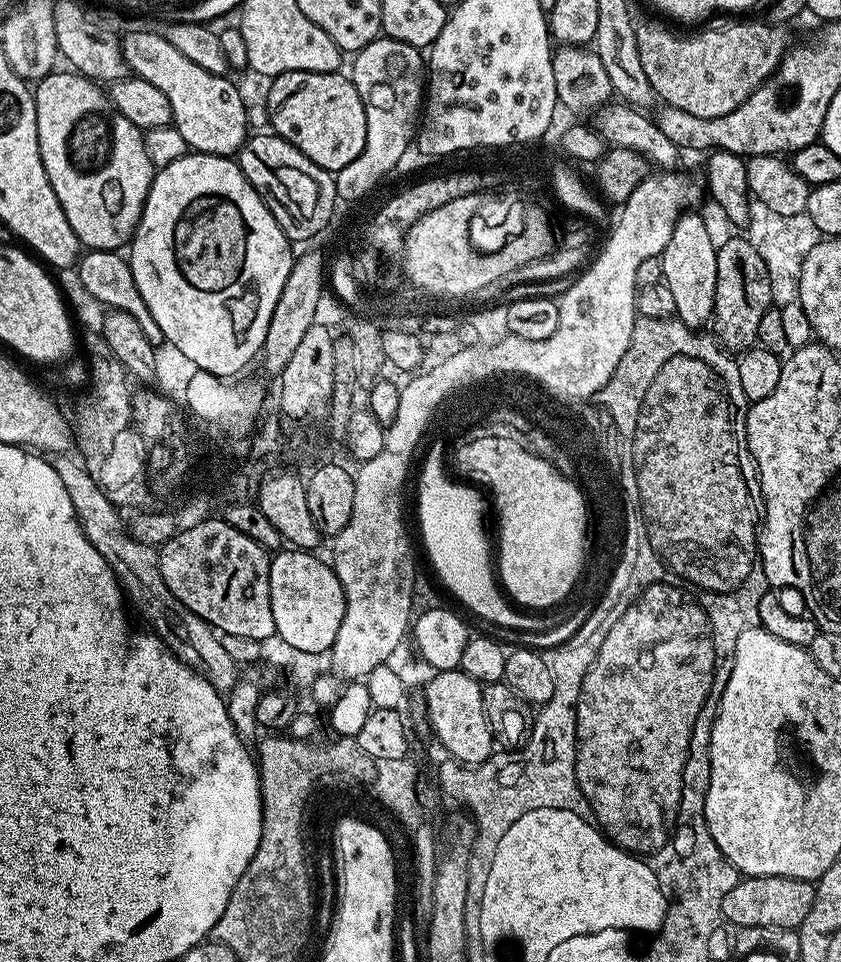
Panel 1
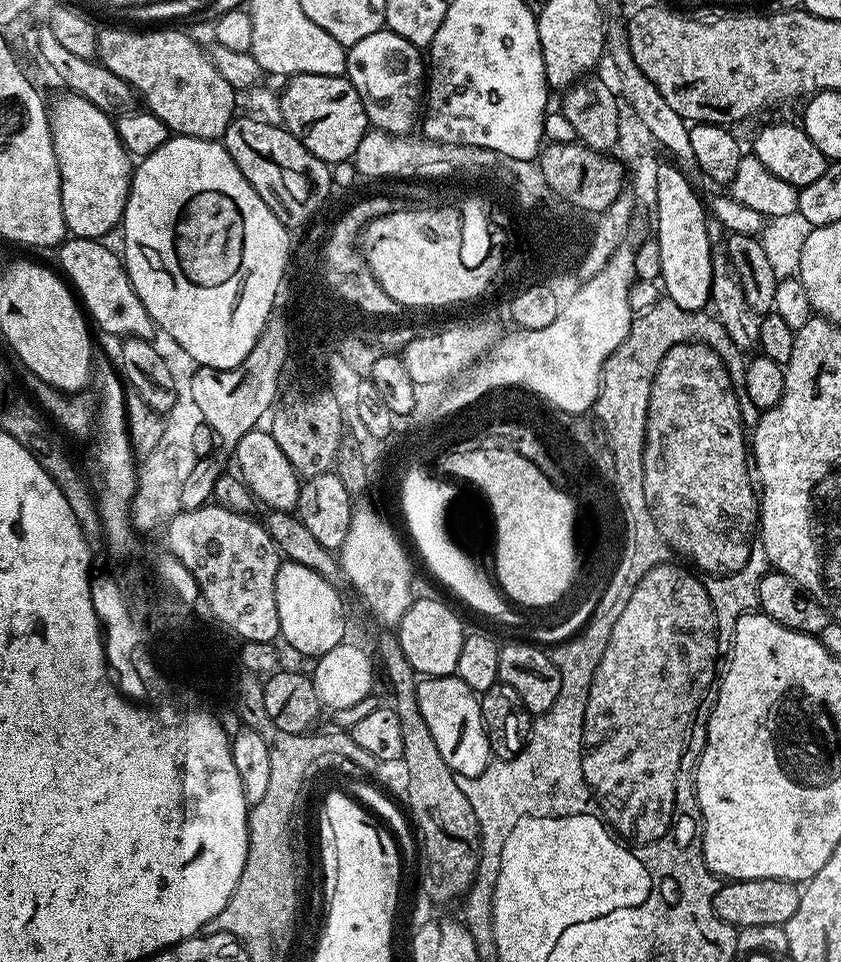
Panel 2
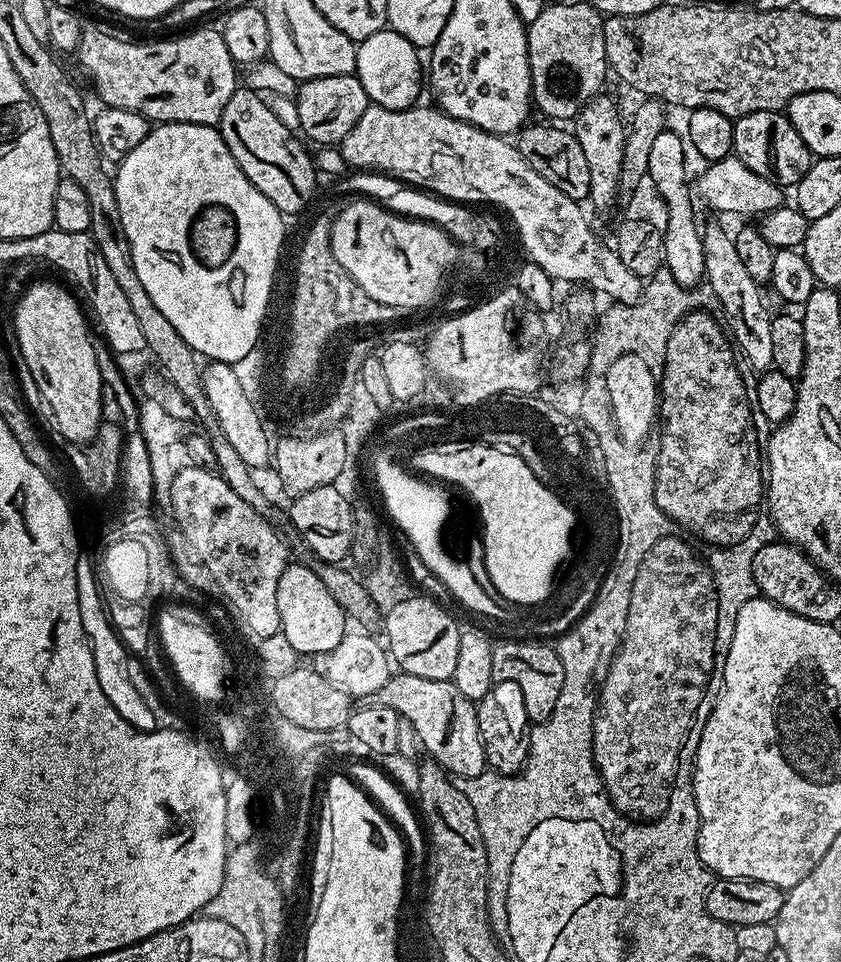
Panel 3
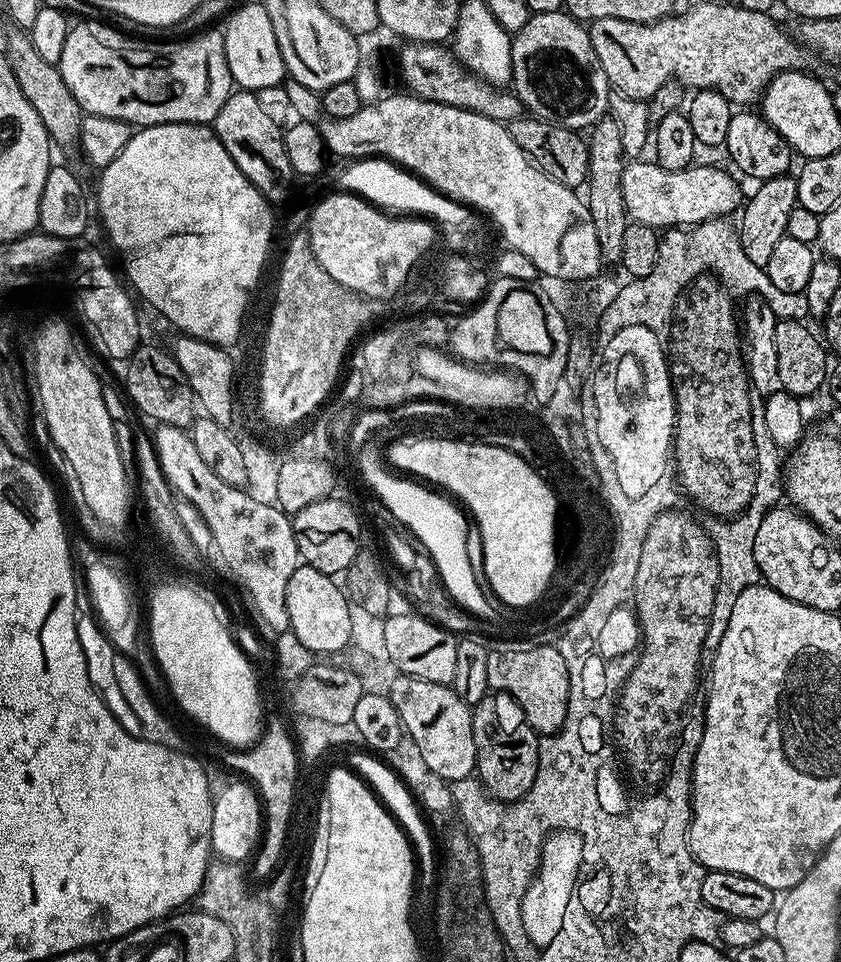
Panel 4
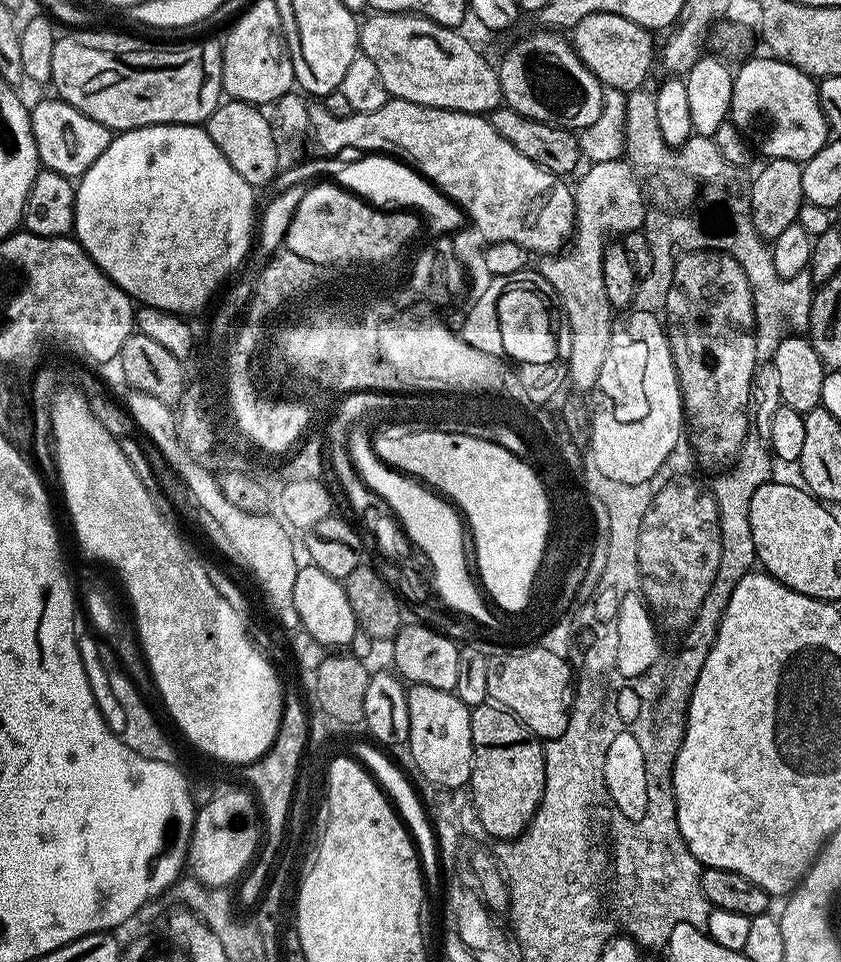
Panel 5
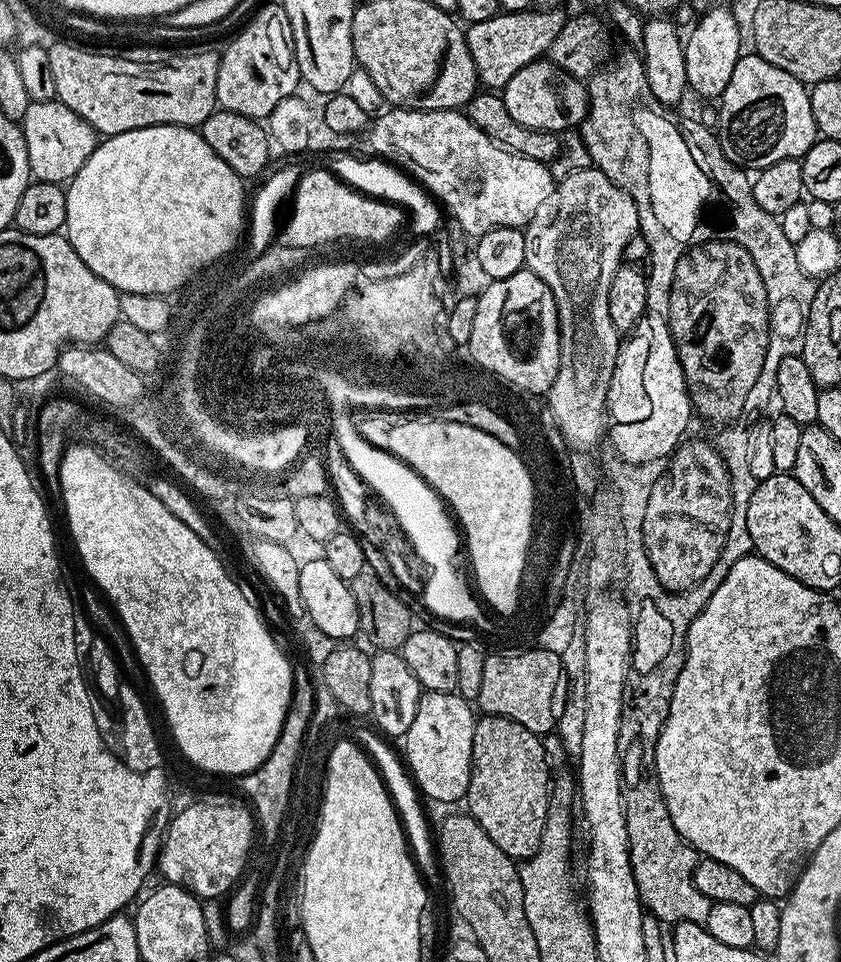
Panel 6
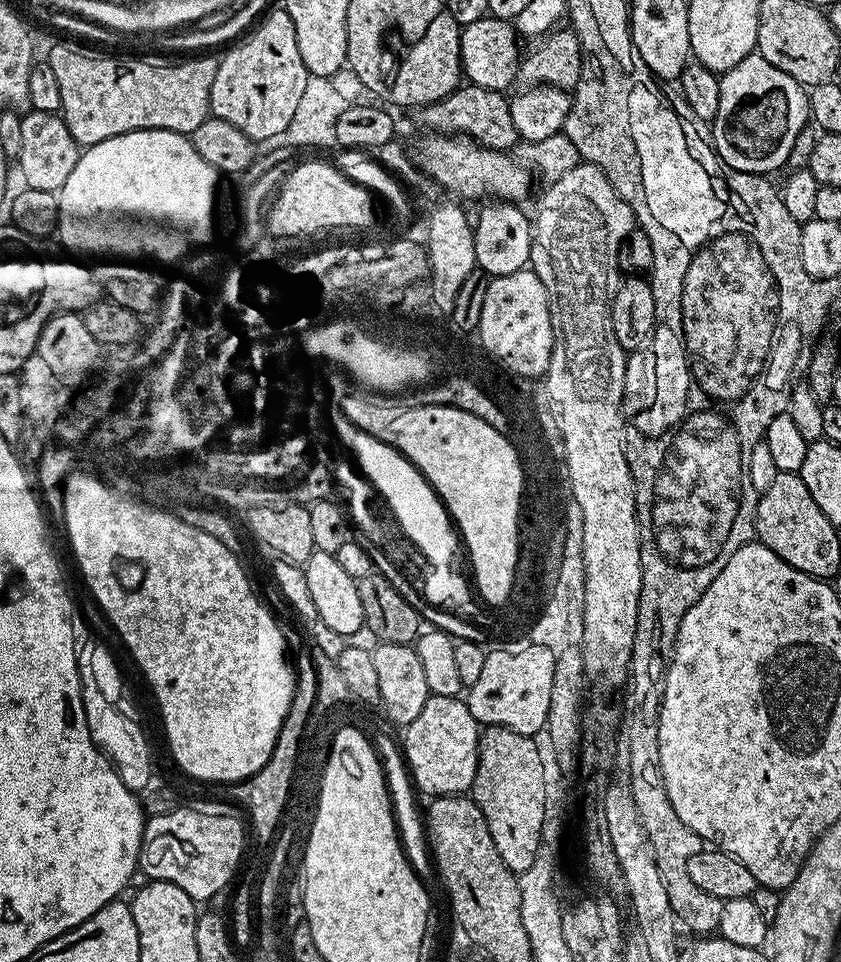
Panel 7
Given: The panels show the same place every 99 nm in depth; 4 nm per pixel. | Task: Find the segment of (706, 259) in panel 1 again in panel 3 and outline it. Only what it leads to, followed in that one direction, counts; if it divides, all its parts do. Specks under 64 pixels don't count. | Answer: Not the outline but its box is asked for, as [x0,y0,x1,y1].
[647,128,704,288]

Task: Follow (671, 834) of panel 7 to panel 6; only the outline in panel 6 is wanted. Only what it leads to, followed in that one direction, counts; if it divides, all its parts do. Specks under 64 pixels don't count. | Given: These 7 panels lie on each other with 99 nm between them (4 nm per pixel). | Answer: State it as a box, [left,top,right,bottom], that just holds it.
[626,792,713,922]

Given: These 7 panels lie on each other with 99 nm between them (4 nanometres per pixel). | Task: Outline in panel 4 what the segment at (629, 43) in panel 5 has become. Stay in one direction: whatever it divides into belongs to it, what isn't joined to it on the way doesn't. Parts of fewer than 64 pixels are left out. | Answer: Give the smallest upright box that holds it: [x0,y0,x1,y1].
[588,4,806,106]

